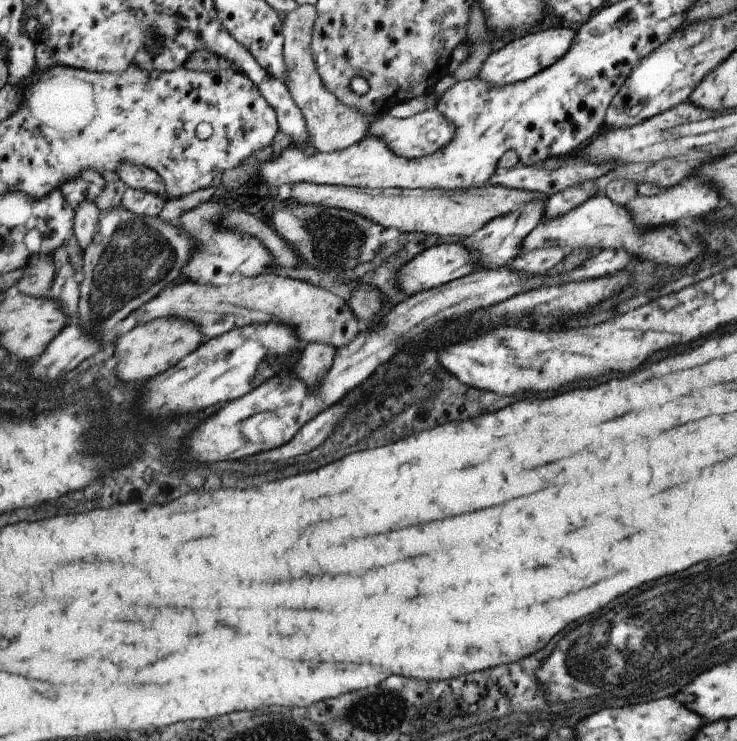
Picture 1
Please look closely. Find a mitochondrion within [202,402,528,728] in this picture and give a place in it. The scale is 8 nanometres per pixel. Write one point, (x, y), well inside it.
(387, 707)

